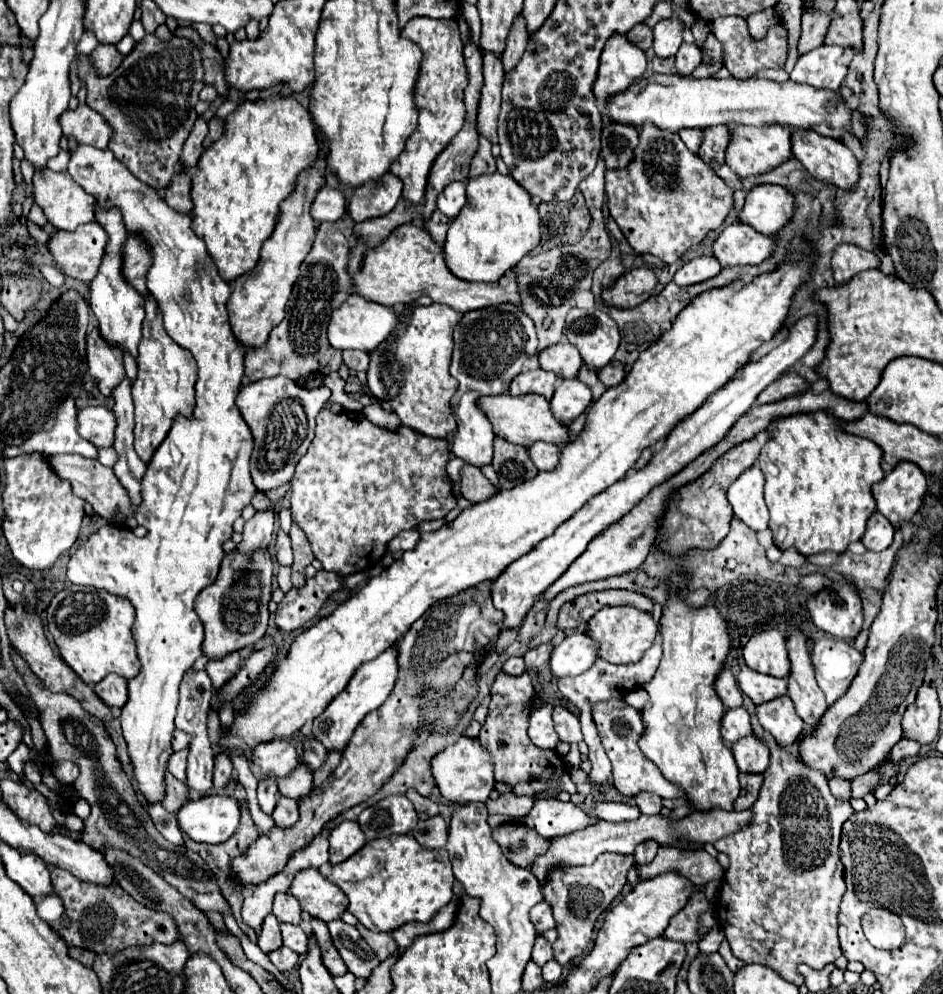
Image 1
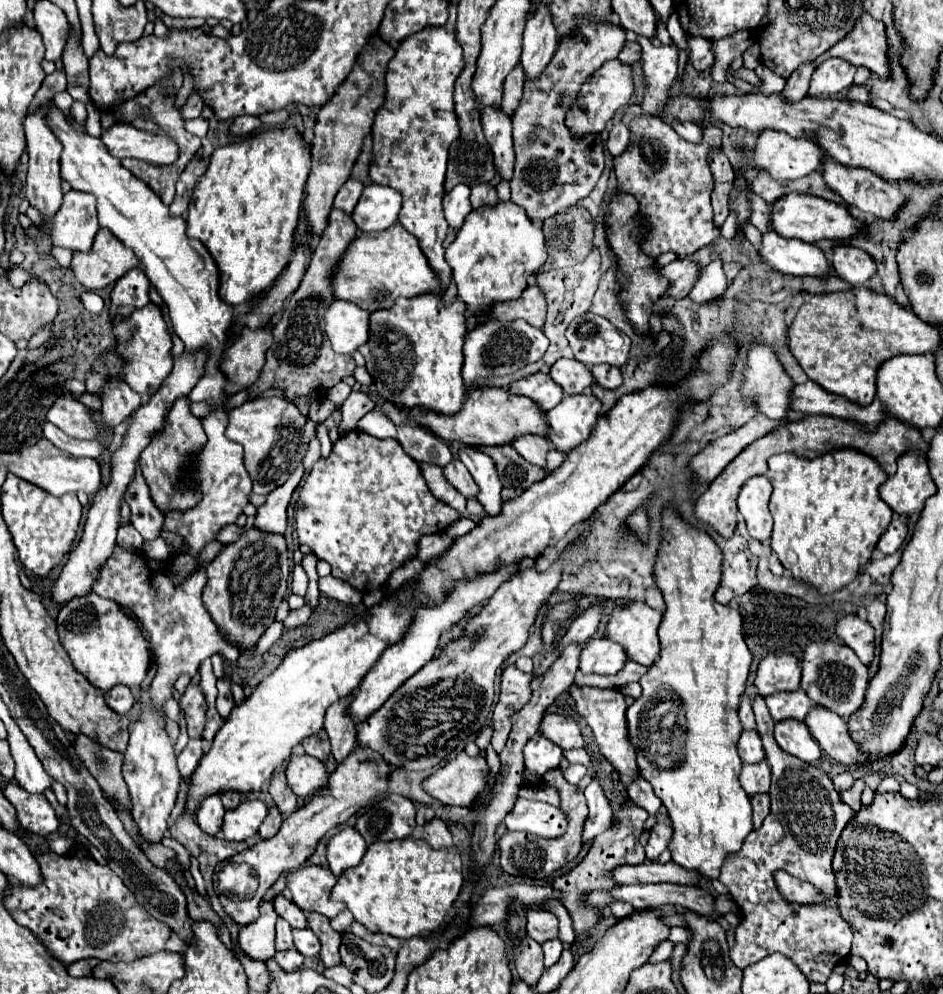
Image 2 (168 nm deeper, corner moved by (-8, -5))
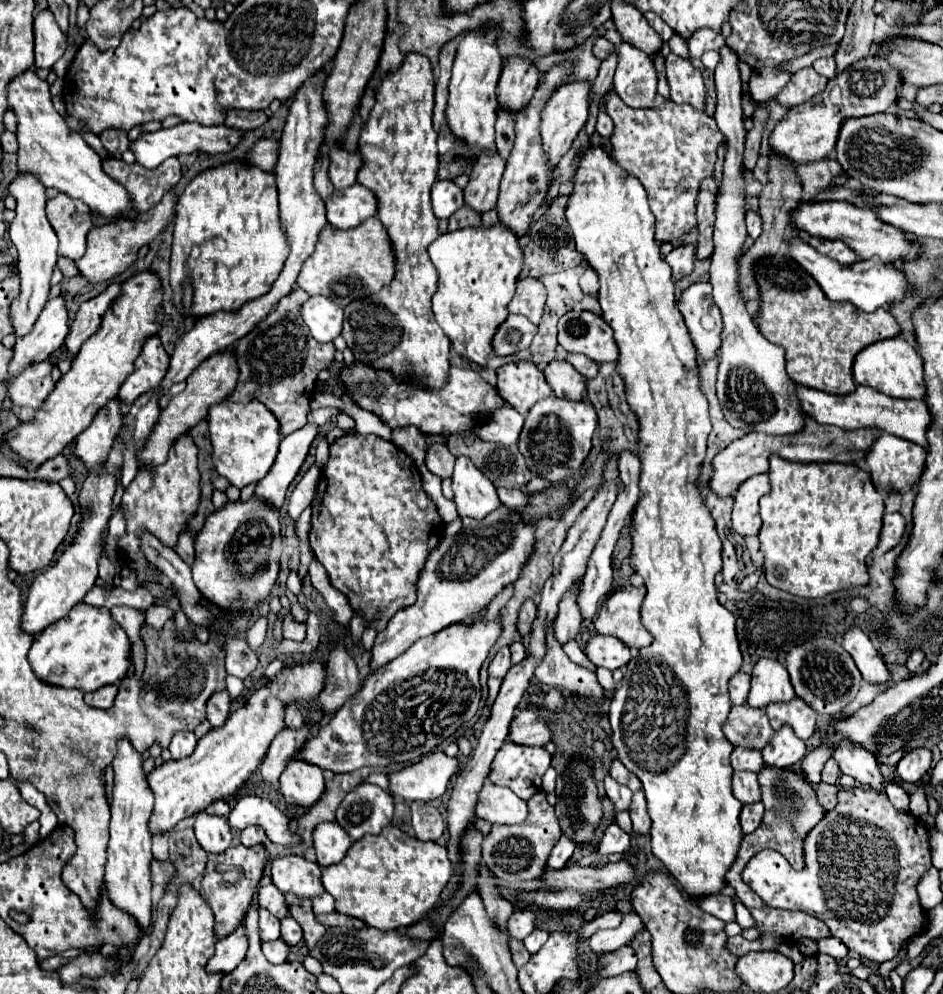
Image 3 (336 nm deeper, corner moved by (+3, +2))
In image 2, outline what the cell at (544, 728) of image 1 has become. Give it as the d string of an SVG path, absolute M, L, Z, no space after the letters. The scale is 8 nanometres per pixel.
M541 733L533 735L527 741L523 755L525 755L525 771L537 775L539 779L543 779L547 771L557 769L563 759L563 751L557 745L553 745L549 739L545 739Z

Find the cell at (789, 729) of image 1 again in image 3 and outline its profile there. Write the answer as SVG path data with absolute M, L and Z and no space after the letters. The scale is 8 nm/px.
M782 724L768 746L762 750L764 762L770 766L780 766L780 768L790 768L796 766L804 756L806 756L806 744L796 736L792 726Z

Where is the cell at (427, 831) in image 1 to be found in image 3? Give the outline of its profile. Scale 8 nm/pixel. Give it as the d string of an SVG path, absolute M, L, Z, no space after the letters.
M412 802L412 828L416 838L420 840L440 840L444 834L444 820L438 812L428 802Z

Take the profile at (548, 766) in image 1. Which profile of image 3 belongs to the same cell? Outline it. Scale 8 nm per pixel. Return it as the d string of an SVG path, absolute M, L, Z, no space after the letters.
M504 646L504 648L500 648L496 652L494 660L490 662L488 676L492 676L492 678L504 678L506 672L510 670L510 666L512 666L512 662L510 662L510 650Z

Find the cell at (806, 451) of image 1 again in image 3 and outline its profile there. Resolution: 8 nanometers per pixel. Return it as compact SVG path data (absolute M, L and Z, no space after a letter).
M770 456L770 492L760 498L760 552L764 554L766 580L802 598L820 598L836 590L862 586L868 582L866 556L878 542L884 514L884 494L872 486L870 474L856 464L790 462L780 456Z

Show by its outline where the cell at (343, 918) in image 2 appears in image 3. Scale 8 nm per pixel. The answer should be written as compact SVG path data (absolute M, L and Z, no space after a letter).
M330 894L314 898L312 902L314 902L314 914L330 914L330 912L334 912L334 898Z

